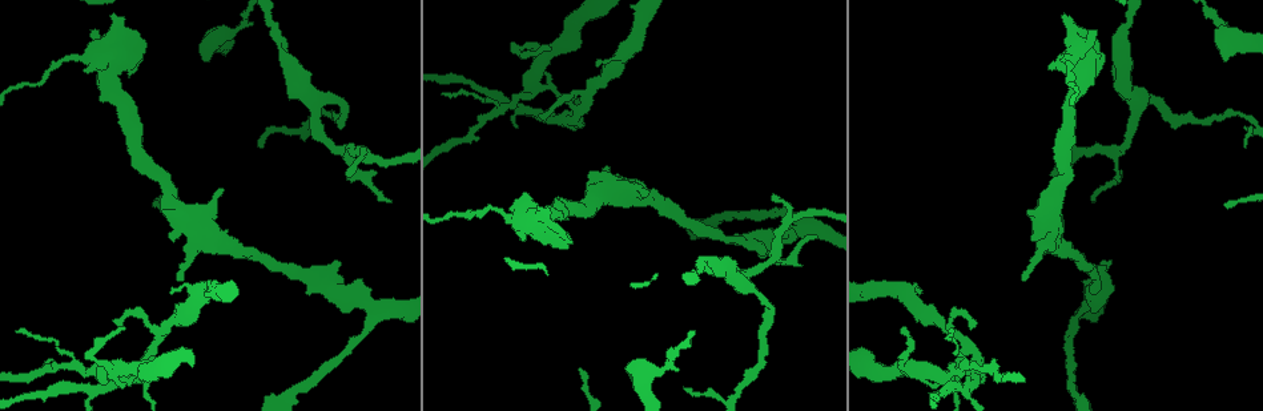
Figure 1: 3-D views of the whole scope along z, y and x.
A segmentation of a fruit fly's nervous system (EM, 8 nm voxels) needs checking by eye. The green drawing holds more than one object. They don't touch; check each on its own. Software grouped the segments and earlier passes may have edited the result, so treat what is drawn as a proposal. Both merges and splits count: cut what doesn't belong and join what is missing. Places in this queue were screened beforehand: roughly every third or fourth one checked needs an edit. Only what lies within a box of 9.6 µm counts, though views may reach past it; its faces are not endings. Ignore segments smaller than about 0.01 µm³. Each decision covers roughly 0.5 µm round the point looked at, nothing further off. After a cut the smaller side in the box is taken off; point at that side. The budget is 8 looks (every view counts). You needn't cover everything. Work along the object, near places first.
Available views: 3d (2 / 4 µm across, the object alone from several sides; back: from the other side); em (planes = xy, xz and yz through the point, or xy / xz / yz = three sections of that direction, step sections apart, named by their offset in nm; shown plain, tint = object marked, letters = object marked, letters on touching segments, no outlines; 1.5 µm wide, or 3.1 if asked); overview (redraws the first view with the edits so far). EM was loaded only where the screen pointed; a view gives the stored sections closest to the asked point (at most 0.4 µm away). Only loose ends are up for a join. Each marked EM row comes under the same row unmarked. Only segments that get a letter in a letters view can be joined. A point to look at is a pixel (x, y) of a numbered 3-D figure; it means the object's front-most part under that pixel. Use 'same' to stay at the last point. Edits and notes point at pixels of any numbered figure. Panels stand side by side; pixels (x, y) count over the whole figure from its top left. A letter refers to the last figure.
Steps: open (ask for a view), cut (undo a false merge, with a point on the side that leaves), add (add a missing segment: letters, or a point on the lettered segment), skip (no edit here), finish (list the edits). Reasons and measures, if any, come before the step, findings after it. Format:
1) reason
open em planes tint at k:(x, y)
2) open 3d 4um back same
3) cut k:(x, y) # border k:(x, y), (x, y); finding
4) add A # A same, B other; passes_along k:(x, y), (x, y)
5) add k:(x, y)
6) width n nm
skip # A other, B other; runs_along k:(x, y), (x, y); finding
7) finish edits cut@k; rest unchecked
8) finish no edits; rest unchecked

open 3d 2um at 1:(1064, 14)

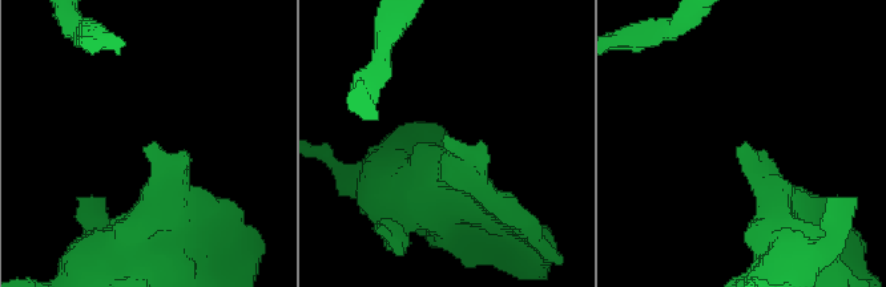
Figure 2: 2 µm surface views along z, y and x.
open em planes letters at 2:(743, 143)

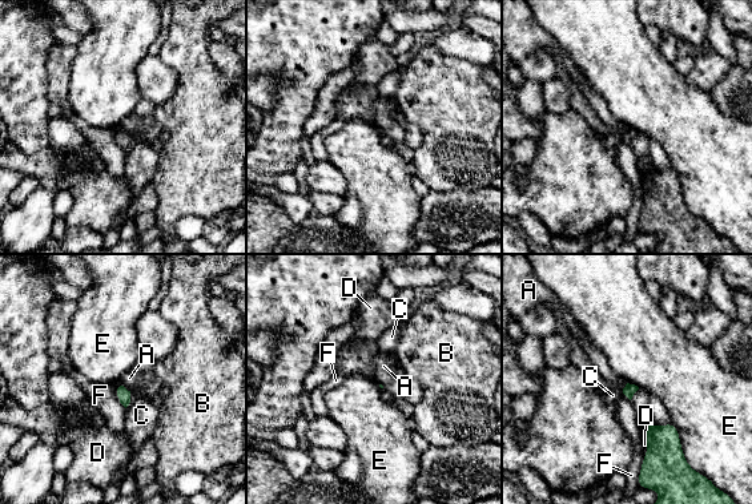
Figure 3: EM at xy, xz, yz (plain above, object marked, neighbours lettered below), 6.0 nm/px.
skip # A other, B other, C other, D other, E other, F other; border 3:(671, 420), (676, 427), (684, 456); none of them fits

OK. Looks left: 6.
long arm stops here
open em planes letters at 1:(260, 148)

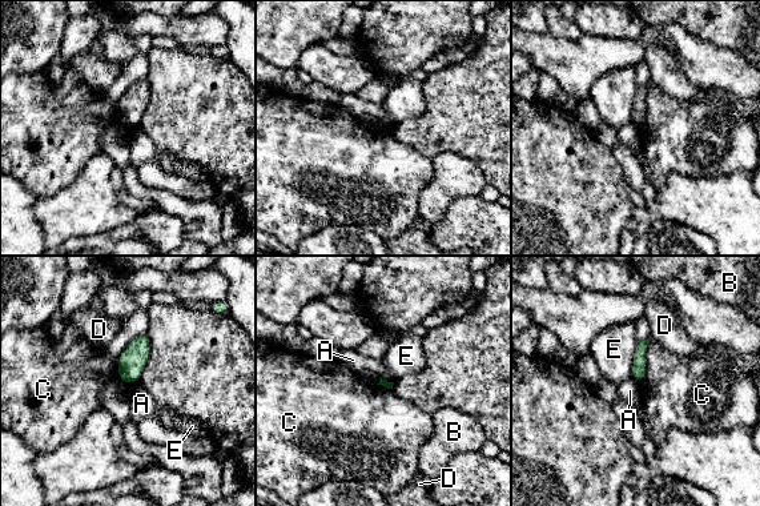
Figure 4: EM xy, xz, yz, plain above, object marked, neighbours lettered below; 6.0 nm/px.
skip # A other, B other, C other, D other, E other; border 4:(128, 382), (136, 384); none of them fits

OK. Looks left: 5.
sudden change in width
open em yz step 4 tint at 1:(87, 372)

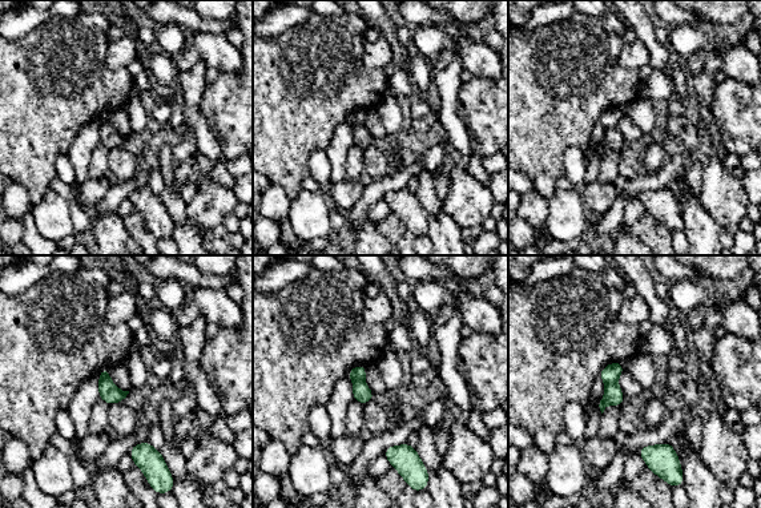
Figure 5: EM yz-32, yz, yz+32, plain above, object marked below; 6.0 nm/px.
open em yz step 4 letters same

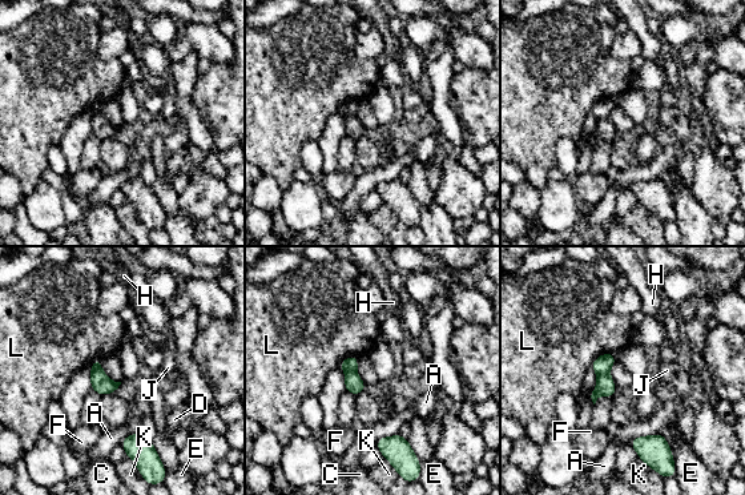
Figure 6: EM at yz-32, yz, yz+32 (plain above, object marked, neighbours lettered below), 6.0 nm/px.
longest_contact A 200 nm
cut 6:(605, 386) # A other, C other, D other, E other, F other, H other, J other, K other, L other; border 6:(608, 373), (599, 375); two cells meet here

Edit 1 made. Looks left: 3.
finish edits cut@6; rest unchecked

